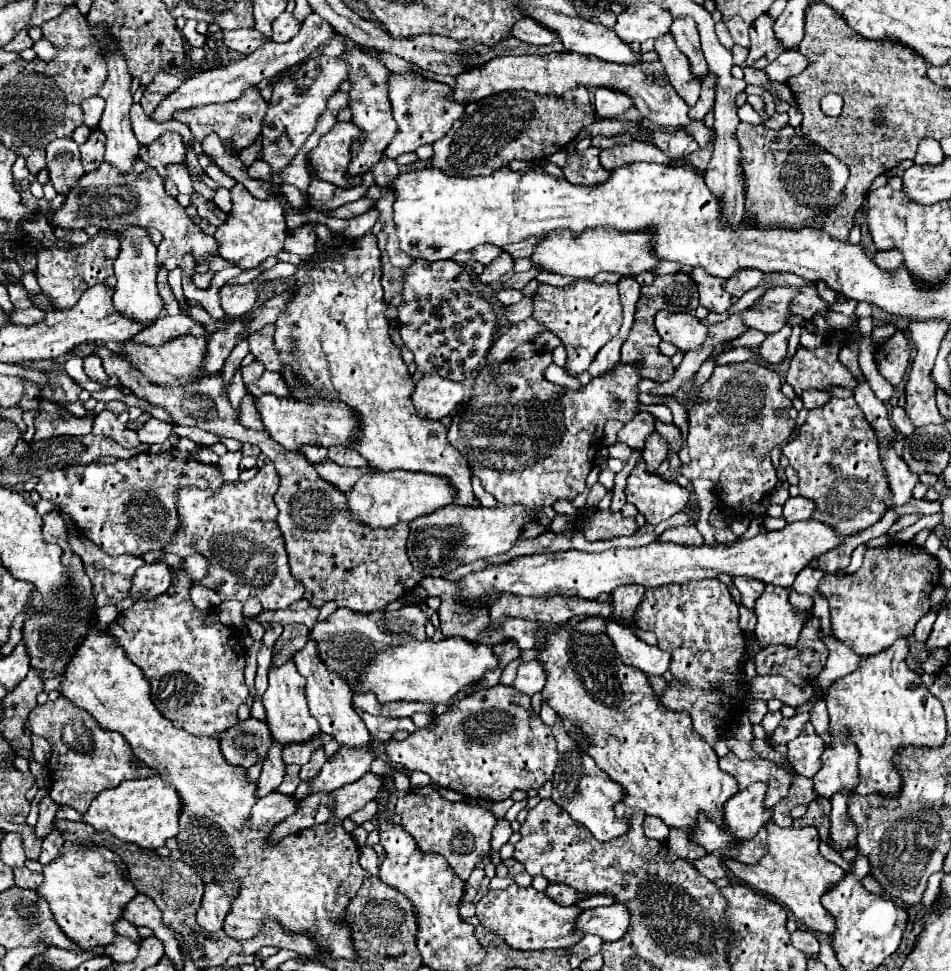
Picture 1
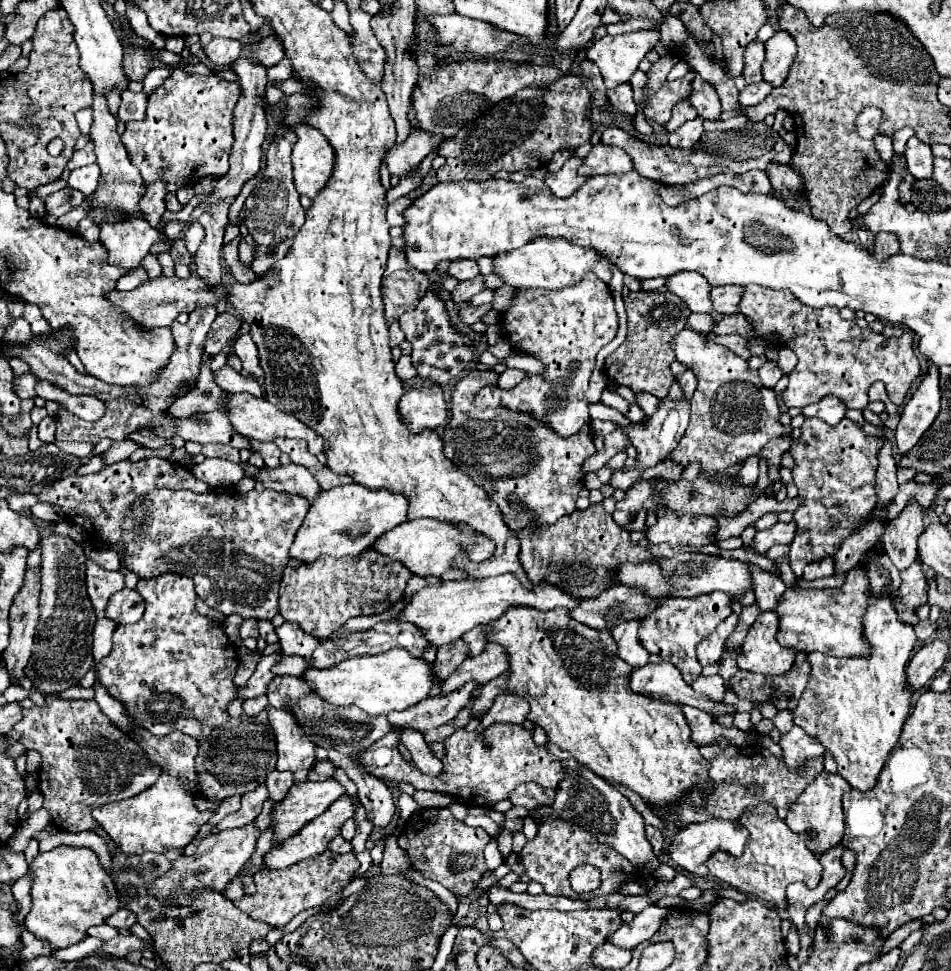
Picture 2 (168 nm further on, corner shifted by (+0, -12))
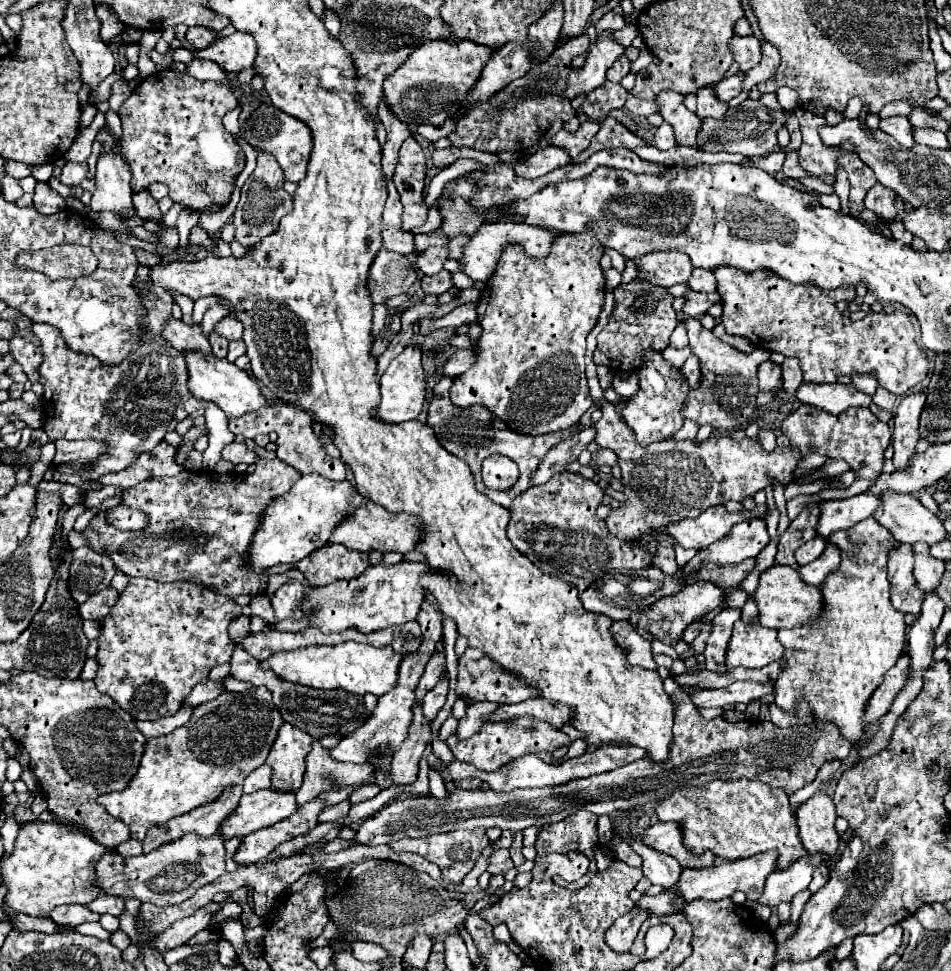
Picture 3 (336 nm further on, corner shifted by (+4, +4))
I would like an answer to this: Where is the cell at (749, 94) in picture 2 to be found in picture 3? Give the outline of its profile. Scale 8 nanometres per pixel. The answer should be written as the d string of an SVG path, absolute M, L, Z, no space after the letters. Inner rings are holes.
M739 72L731 78L723 78L719 84L715 84L715 94L719 100L729 102L731 98L735 98L741 92L741 84L743 84L743 76L745 72Z

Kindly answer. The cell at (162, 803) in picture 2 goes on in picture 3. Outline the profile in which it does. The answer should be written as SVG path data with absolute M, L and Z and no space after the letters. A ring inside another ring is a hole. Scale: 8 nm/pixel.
M253 688L243 694L223 692L215 700L195 708L187 724L167 736L151 738L145 746L141 766L127 788L99 796L99 804L129 826L133 840L143 840L151 826L217 800L229 786L243 784L267 760L281 724L283 718L271 702L267 688ZM157 742L171 744L165 748Z

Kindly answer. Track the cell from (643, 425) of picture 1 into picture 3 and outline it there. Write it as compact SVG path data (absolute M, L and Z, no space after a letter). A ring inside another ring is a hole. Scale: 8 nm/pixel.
M585 428L581 430L577 436L563 440L561 444L557 444L555 448L549 450L549 454L541 460L539 470L535 472L535 476L531 478L531 484L545 484L553 474L563 472L567 464L577 462L581 450L585 450L589 446L589 442L595 440L595 428Z

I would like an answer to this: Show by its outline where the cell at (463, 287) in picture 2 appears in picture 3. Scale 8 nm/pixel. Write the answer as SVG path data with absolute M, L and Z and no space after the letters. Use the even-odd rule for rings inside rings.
M441 270L441 272L433 274L433 276L425 276L423 282L421 282L421 286L423 286L423 290L427 294L443 294L443 292L447 292L453 286L451 272Z

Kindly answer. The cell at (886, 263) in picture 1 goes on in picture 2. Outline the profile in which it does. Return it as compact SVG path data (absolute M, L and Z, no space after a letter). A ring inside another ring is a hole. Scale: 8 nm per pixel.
M879 232L875 236L875 250L873 254L877 258L887 258L887 256L893 256L899 252L899 240L893 232Z

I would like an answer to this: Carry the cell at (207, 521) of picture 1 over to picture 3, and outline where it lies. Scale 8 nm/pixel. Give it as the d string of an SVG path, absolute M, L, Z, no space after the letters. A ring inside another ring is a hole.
M275 458L259 460L255 472L247 474L183 470L181 476L143 480L135 488L121 492L121 504L147 512L149 524L143 532L119 532L119 528L111 528L107 524L107 510L101 510L83 534L89 538L89 548L97 552L105 548L115 568L127 576L155 578L161 582L191 580L227 598L259 596L267 590L267 576L265 570L255 572L247 564L247 550L259 530L263 508L275 496L287 494L299 476L301 472Z

